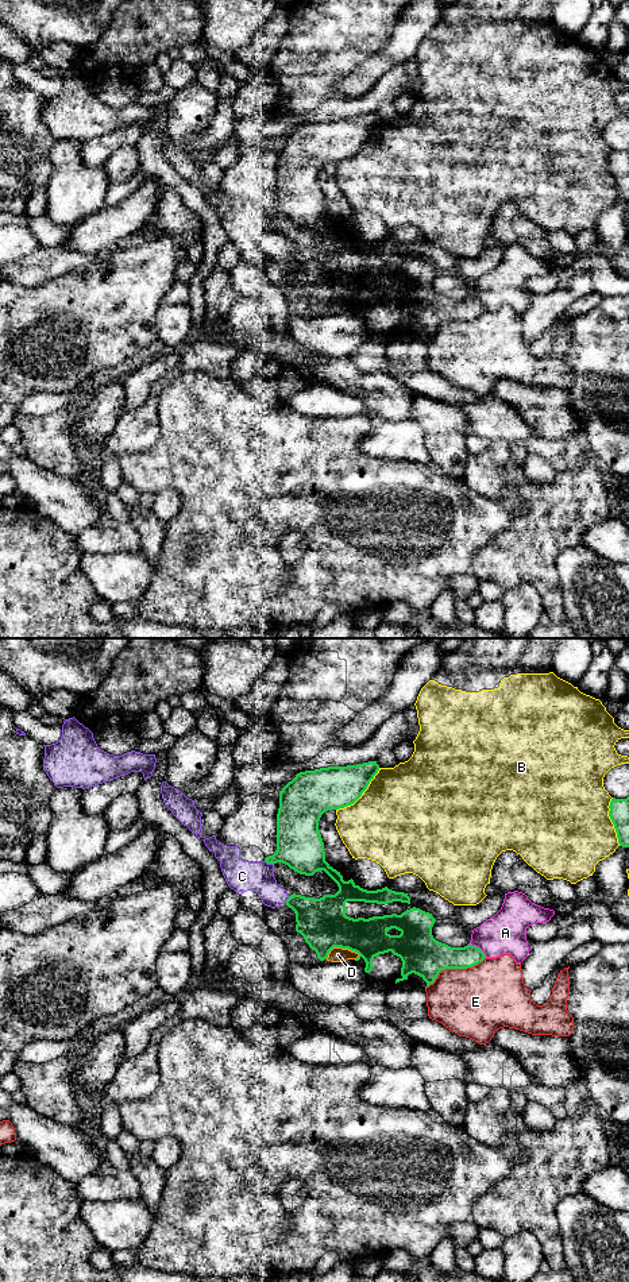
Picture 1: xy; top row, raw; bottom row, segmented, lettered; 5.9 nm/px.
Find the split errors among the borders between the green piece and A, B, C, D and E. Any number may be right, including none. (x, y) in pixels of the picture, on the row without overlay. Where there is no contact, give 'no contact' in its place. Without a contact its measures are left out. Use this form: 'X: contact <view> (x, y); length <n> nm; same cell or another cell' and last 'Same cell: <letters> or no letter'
A: contact xy (478, 300); length 140 nm; another cell
B: contact xy (362, 145); length 360 nm; another cell
C: contact xy (269, 215); length 70 nm; another cell
D: contact xy (340, 298); length 200 nm; another cell
E: contact xy (454, 320); length 400 nm; another cell
Same cell: no letter

